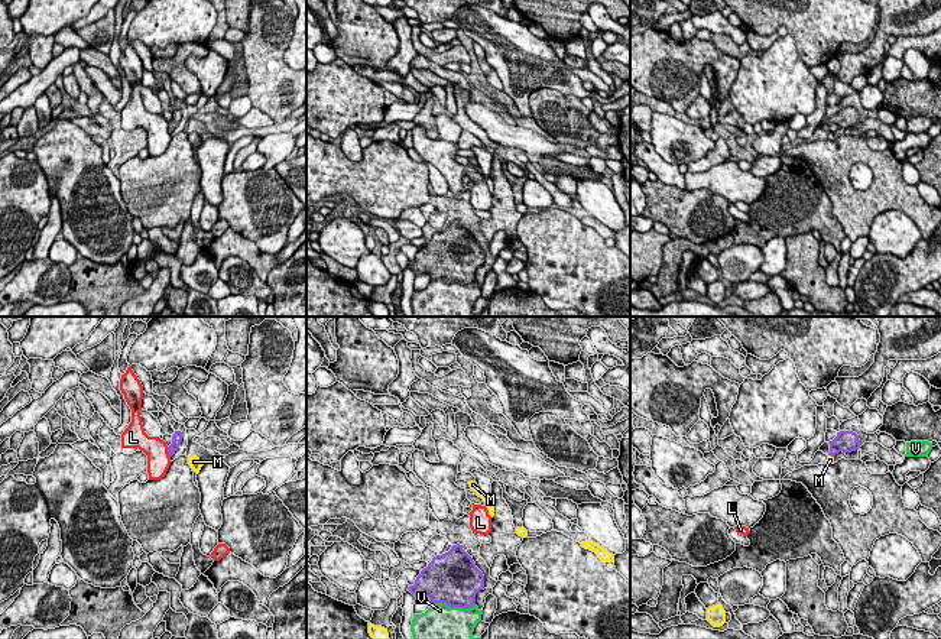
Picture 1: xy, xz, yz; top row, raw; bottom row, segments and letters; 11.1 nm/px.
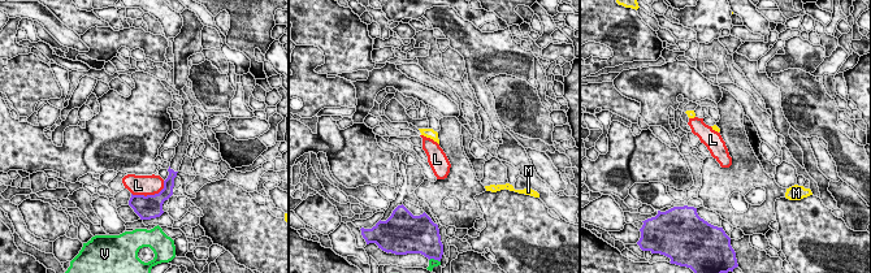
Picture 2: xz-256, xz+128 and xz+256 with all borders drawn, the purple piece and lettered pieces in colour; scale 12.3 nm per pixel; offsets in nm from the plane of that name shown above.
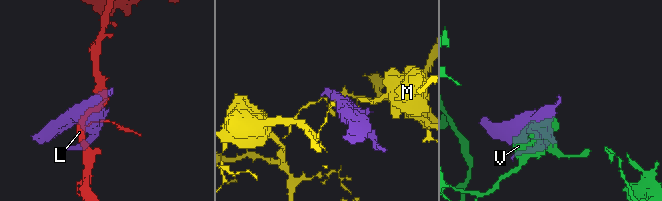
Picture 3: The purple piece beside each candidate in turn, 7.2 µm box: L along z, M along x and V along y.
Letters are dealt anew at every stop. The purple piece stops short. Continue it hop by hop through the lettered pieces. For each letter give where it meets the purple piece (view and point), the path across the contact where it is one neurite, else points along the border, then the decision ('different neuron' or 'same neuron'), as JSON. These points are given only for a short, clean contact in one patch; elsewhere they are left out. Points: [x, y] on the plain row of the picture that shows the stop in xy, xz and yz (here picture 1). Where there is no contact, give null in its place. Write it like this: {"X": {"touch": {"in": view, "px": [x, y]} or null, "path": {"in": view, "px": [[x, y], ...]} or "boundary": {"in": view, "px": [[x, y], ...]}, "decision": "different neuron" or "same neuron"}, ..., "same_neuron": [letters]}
{"L": {"touch": {"in": "xy", "px": [168, 127]}, "decision": "different neuron"}, "M": {"touch": {"in": "yz", "px": [831, 132]}, "boundary": {"in": "yz", "px": [[828, 130], [833, 133]]}, "decision": "different neuron"}, "V": {"touch": {"in": "xz", "px": [453, 282]}, "decision": "different neuron"}, "same_neuron": []}

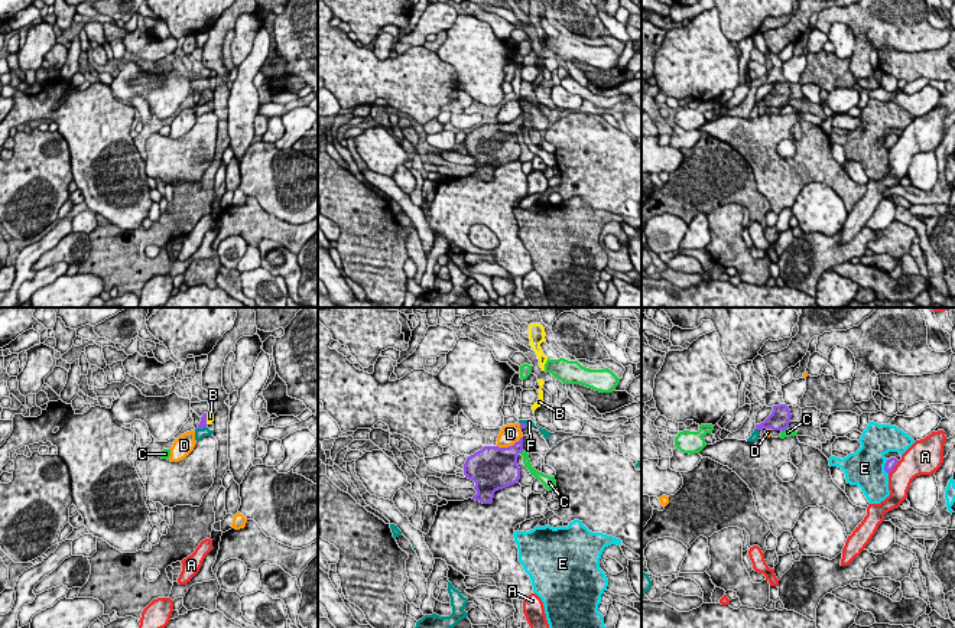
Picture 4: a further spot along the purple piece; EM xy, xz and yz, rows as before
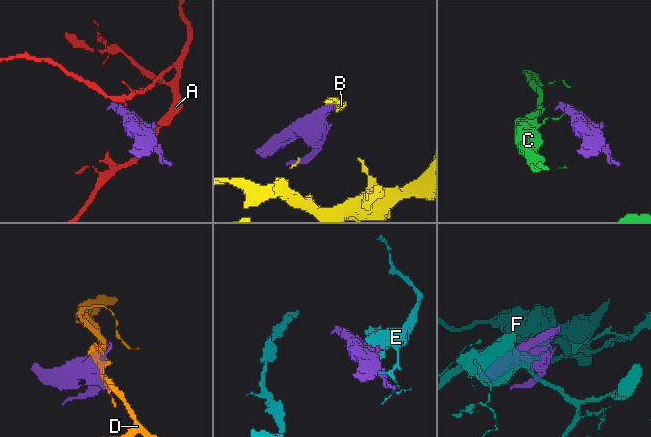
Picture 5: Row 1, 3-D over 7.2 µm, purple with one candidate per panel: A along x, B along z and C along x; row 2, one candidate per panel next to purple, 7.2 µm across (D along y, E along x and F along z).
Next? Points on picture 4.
{"A": {"touch": {"in": "yz", "px": [893, 145]}, "decision": "different neuron"}, "B": {"touch": {"in": "xy", "px": [205, 96]}, "path": {"in": "xy", "px": [[202, 100], [205, 96], [210, 94]]}, "decision": "same neuron"}, "C": {"touch": {"in": "xz", "px": [520, 127]}, "boundary": {"in": "xz", "px": [[523, 127], [519, 129]]}, "decision": "different neuron"}, "D": {"touch": {"in": "xz", "px": [509, 123]}, "decision": "different neuron"}, "E": {"touch": {"in": "yz", "px": [884, 143]}, "decision": "different neuron"}, "F": {"touch": {"in": "xy", "px": [201, 104]}, "boundary": {"in": "xy", "px": [[205, 103], [197, 106]]}, "decision": "different neuron"}, "same_neuron": ["B"]}

